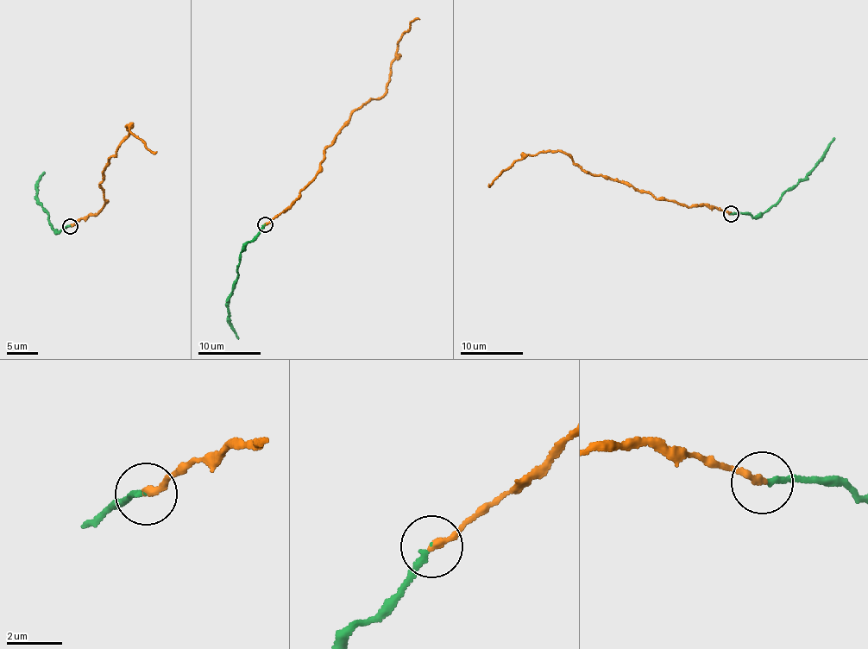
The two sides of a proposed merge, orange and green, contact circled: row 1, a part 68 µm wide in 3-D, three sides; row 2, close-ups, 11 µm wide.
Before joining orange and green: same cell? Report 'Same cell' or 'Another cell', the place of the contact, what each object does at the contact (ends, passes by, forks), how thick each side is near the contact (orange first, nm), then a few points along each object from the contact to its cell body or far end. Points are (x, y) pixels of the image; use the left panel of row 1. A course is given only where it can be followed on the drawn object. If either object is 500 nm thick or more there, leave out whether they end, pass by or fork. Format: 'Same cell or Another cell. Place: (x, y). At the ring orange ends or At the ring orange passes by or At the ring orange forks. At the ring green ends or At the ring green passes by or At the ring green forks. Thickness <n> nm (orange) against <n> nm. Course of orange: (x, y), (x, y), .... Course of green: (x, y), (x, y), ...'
Same cell. Place: (70, 226). At the ring orange ends. At the ring green ends. Thickness 260 nm (orange) against 200 nm. Course of orange: (71, 225), (97, 213), (105, 203), (99, 185), (103, 177), (102, 173), (128, 135), (125, 125), (155, 153). Course of green: (71, 225), (58, 232), (53, 229), (49, 213), (36, 195), (37, 181), (44, 173)

